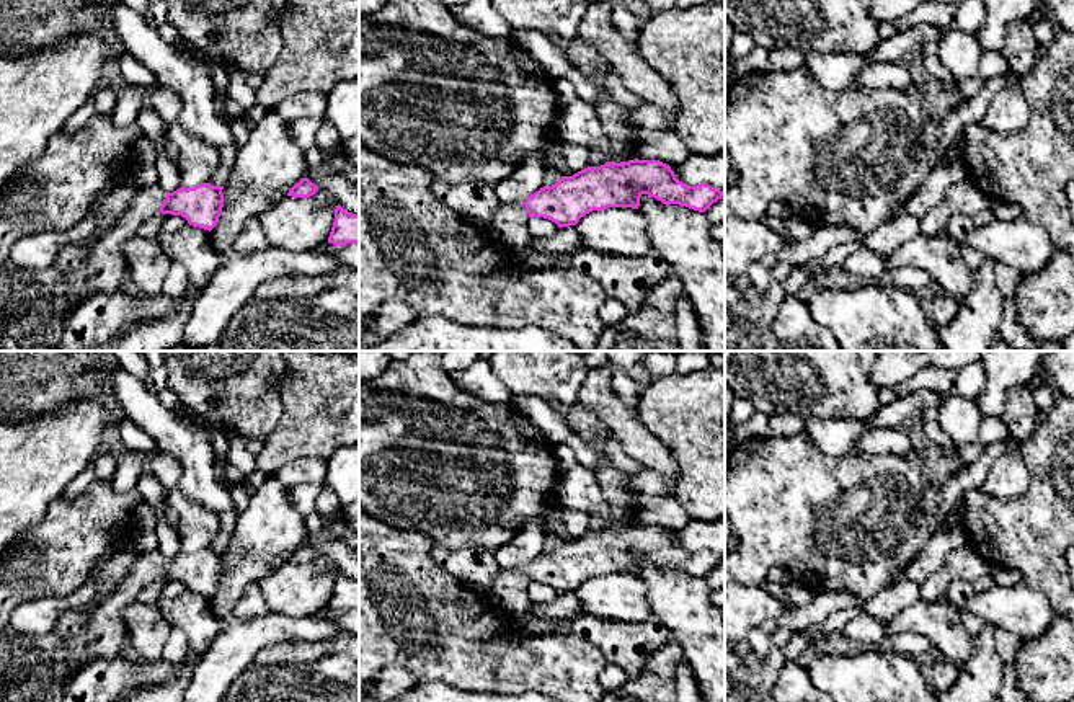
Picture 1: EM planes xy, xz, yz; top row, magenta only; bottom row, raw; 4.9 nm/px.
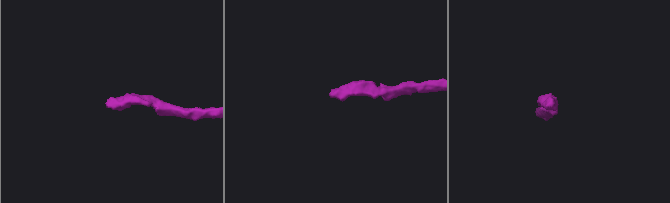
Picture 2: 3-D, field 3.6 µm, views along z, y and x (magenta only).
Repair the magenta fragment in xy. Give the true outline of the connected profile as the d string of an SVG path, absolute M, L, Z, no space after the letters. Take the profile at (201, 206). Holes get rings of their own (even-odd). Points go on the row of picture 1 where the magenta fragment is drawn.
M211 183L194 188L181 186L173 193L165 193L158 184L137 189L126 214L90 245L85 263L73 269L21 268L0 263L0 351L59 351L65 317L70 310L91 294L114 294L121 289L127 269L122 245L137 237L144 222L162 212L181 215L189 225L211 232L222 214L222 189L224 186Z

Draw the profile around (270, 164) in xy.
M274 109L250 131L224 184L224 207L209 240L230 248L251 217L260 217L305 178L305 150L291 136L289 121Z

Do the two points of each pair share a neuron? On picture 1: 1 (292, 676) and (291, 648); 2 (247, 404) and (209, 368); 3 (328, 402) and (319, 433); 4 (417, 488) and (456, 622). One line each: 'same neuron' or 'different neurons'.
1: different neurons
2: same neuron
3: same neuron
4: different neurons

